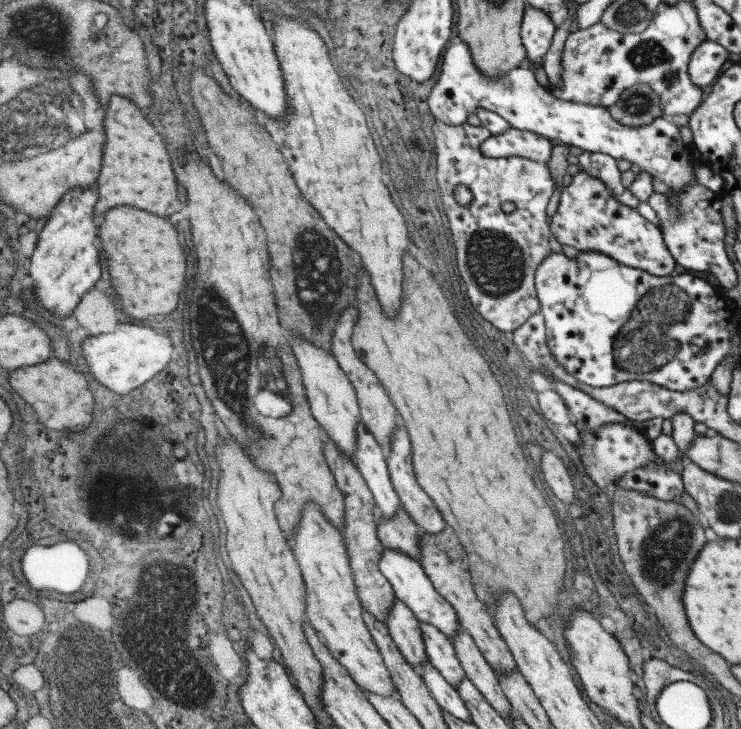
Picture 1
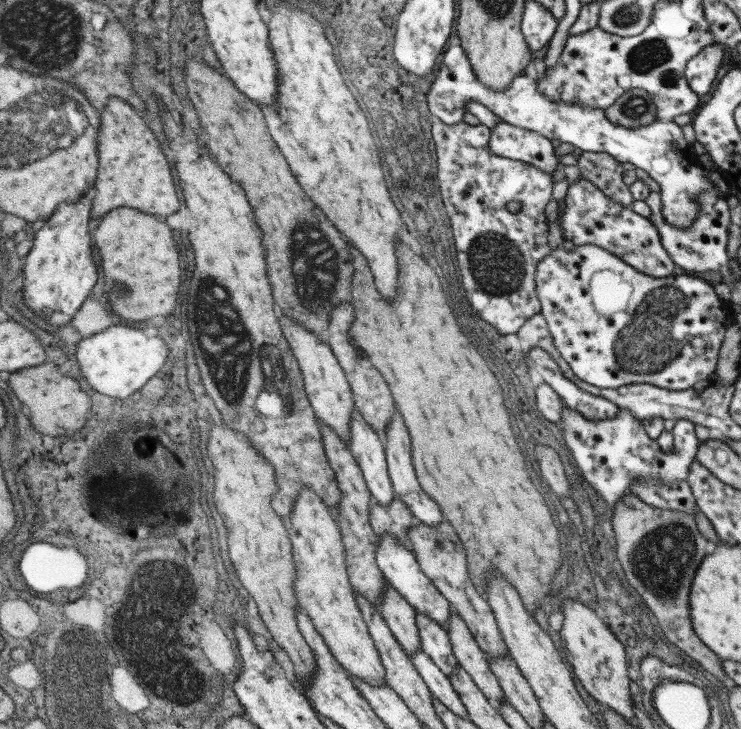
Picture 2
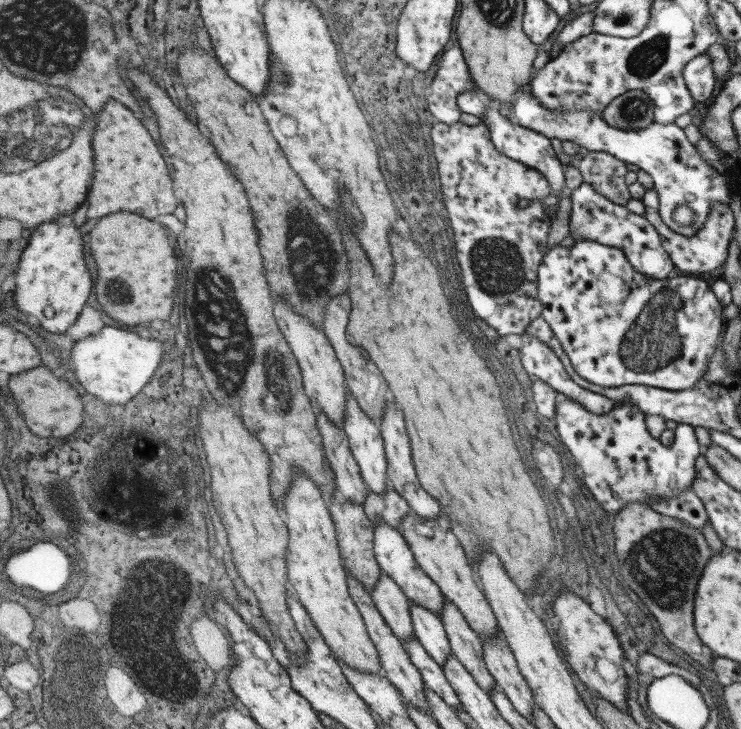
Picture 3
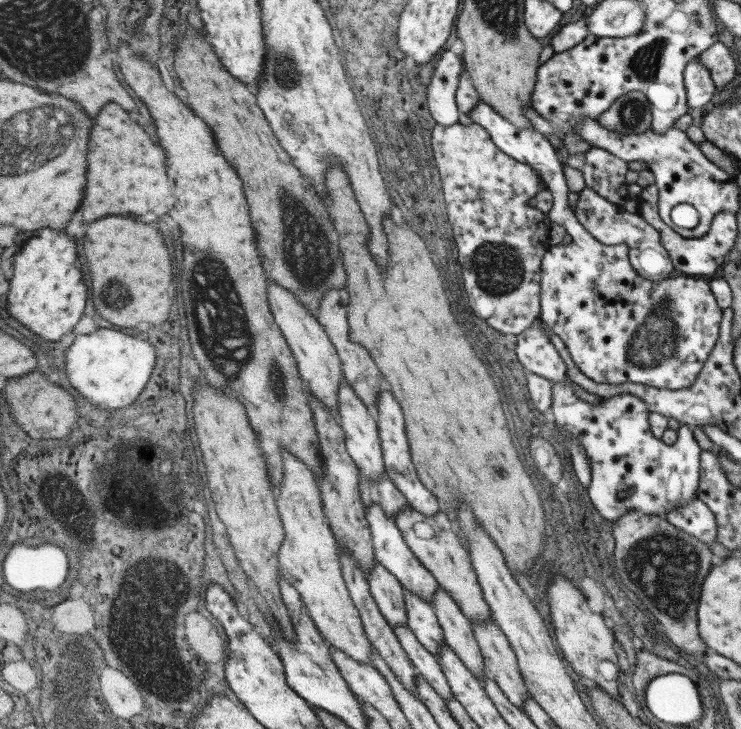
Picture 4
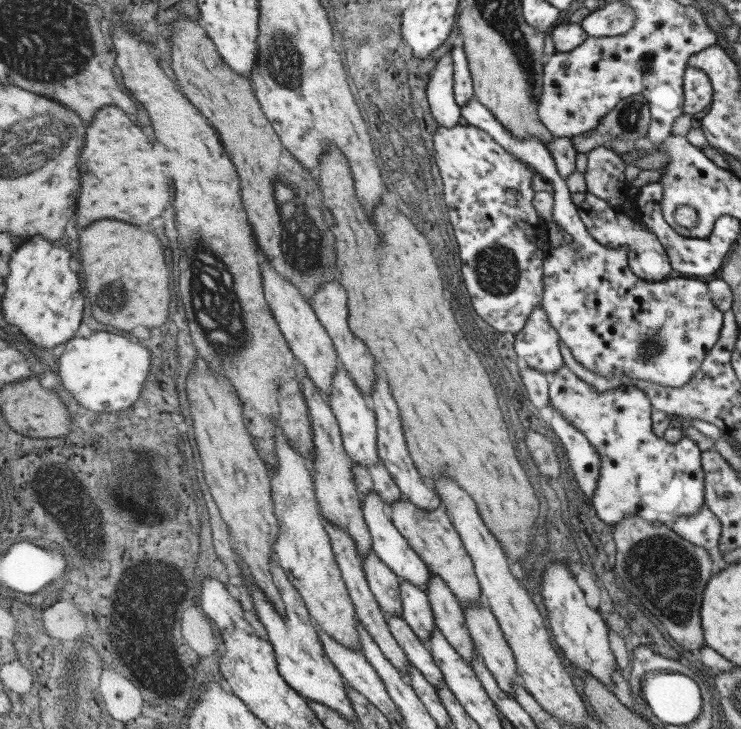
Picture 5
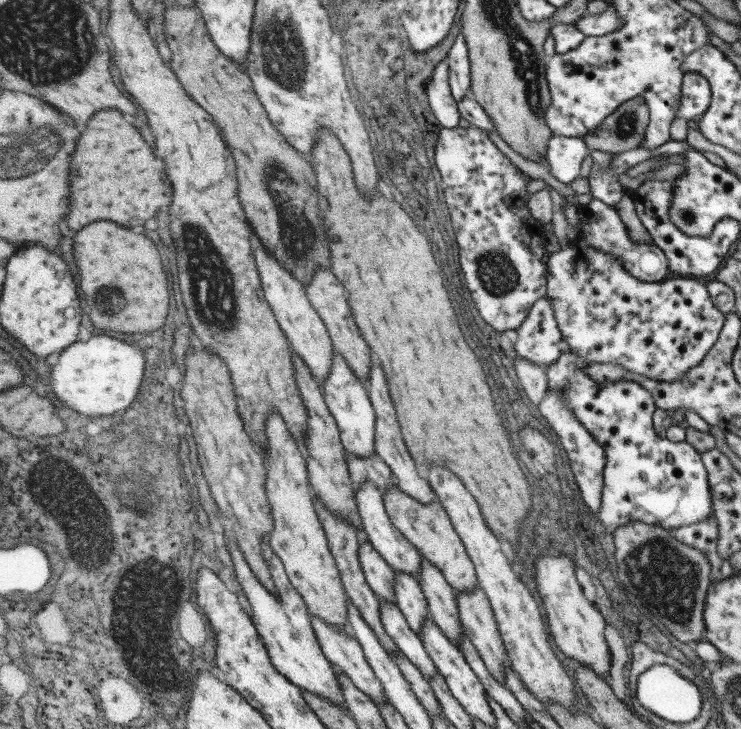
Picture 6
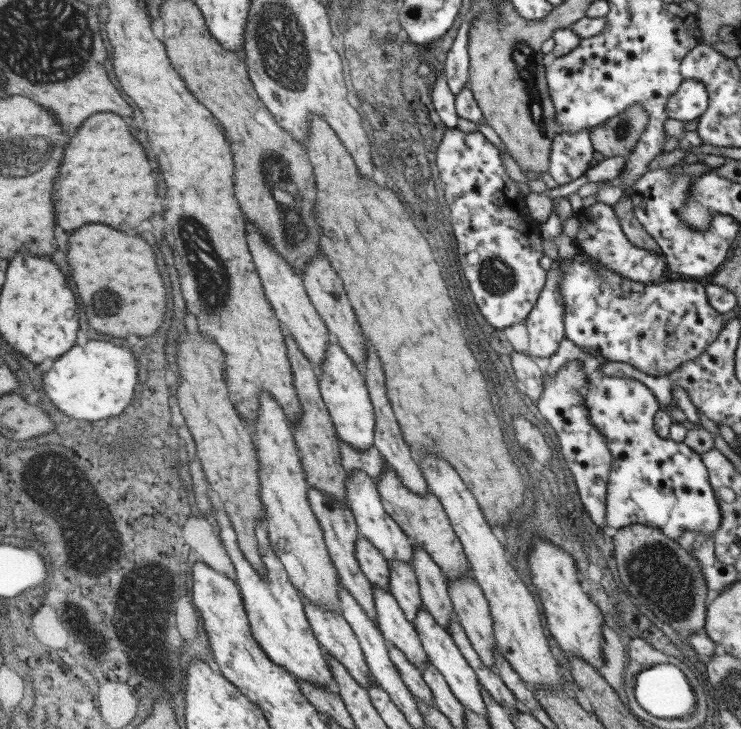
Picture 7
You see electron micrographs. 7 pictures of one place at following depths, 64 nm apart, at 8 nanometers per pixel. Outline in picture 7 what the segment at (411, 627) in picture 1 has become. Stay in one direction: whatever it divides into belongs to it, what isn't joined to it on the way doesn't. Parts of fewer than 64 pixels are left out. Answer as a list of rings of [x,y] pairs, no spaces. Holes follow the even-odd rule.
[[[361,536],[361,540],[357,542],[357,558],[361,562],[361,570],[367,576],[367,580],[373,586],[391,592],[391,562],[369,538]]]

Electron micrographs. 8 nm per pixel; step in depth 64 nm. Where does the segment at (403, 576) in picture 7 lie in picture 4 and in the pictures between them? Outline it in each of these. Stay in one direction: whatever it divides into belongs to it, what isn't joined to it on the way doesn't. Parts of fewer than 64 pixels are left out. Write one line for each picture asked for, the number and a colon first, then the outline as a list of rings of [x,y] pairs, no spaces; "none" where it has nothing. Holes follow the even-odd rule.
4: [[[403,590],[403,598],[405,598],[405,614],[407,614],[405,626],[415,634],[421,646],[431,654],[435,654],[437,658],[439,648],[445,644],[445,638],[433,606],[409,590]]]
5: [[[407,580],[399,582],[399,600],[401,600],[401,618],[409,624],[413,634],[427,644],[431,638],[431,632],[435,628],[433,612],[427,600],[427,594]]]
6: [[[395,572],[393,590],[395,590],[395,606],[399,606],[409,628],[421,636],[421,624],[429,620],[429,610],[425,596],[419,588],[419,580],[415,580],[409,574]]]

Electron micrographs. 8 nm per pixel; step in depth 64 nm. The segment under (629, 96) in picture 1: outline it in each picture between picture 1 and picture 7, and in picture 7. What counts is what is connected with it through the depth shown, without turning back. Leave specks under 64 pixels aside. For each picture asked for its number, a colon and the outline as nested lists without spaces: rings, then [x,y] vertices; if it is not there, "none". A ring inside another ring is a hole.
2: [[[639,88],[627,90],[603,112],[611,124],[625,126],[625,128],[639,128],[639,126],[653,124],[657,120],[653,98]]]
3: [[[625,92],[617,96],[601,114],[609,126],[621,130],[641,130],[653,124],[653,102],[641,92]]]
4: [[[627,92],[597,118],[599,126],[617,134],[643,134],[651,128],[651,106],[641,92]]]
5: [[[635,94],[625,100],[619,100],[615,108],[599,120],[599,126],[587,134],[571,136],[577,152],[591,152],[599,146],[609,146],[613,138],[621,140],[641,140],[647,136],[651,122],[651,112],[643,96]]]
6: [[[633,98],[623,102],[609,118],[605,118],[595,130],[583,134],[583,140],[589,148],[609,152],[617,156],[619,152],[637,148],[649,124],[649,110],[641,98]]]
7: [[[641,104],[629,106],[615,118],[609,118],[607,122],[591,128],[589,136],[593,150],[603,154],[603,158],[629,156],[637,140],[641,138],[647,122],[647,112]]]

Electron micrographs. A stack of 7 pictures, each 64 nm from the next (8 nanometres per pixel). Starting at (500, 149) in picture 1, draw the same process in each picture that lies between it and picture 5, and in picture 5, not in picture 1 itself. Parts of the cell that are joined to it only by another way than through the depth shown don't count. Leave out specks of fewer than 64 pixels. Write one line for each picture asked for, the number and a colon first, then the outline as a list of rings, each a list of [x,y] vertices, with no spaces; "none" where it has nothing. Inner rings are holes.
2: [[[501,120],[497,122],[497,128],[491,130],[489,150],[497,156],[527,162],[551,176],[555,168],[559,168],[559,162],[557,154],[553,152],[555,148],[551,148],[549,142],[549,138],[543,138],[537,132],[515,128]]]
3: [[[485,106],[485,112],[483,112],[483,124],[487,126],[489,130],[489,136],[491,136],[491,142],[495,146],[495,150],[499,150],[501,154],[509,156],[511,160],[517,160],[525,166],[531,166],[533,170],[537,170],[539,174],[543,174],[545,180],[549,180],[549,186],[551,186],[551,194],[561,194],[563,188],[565,188],[565,174],[563,174],[563,164],[559,164],[555,152],[551,150],[549,146],[549,138],[545,138],[543,134],[539,132],[533,132],[525,126],[519,126],[511,120],[507,120],[503,114],[499,114],[499,110],[495,110],[493,106]]]
4: [[[477,104],[467,116],[491,136],[507,156],[531,166],[553,194],[549,220],[561,224],[571,238],[567,246],[551,246],[541,262],[539,320],[563,340],[575,366],[599,384],[647,384],[659,390],[689,388],[719,338],[723,310],[711,294],[709,282],[693,276],[649,282],[629,262],[627,246],[599,244],[575,218],[567,204],[567,180],[555,148],[533,128],[515,128],[489,104]]]
5: [[[475,98],[461,106],[461,116],[469,122],[469,126],[477,126],[485,130],[499,146],[503,146],[511,156],[531,164],[539,176],[553,184],[553,222],[557,222],[563,230],[563,234],[569,238],[563,242],[563,246],[555,246],[547,250],[547,256],[543,258],[543,300],[541,306],[547,314],[549,324],[559,334],[559,340],[571,350],[573,358],[585,366],[591,372],[597,372],[605,378],[609,376],[629,376],[639,382],[655,382],[657,386],[669,386],[669,388],[681,388],[685,386],[691,376],[697,372],[701,362],[705,360],[705,354],[715,346],[721,326],[723,326],[723,312],[711,302],[709,290],[705,282],[699,282],[699,278],[679,276],[679,278],[667,278],[663,282],[645,282],[637,278],[627,264],[627,250],[617,248],[609,250],[599,246],[589,232],[585,230],[585,224],[581,222],[577,214],[577,206],[569,200],[569,188],[565,180],[557,174],[555,162],[549,154],[547,144],[541,144],[537,136],[517,138],[513,136],[501,122],[495,120],[495,116],[479,104]]]

